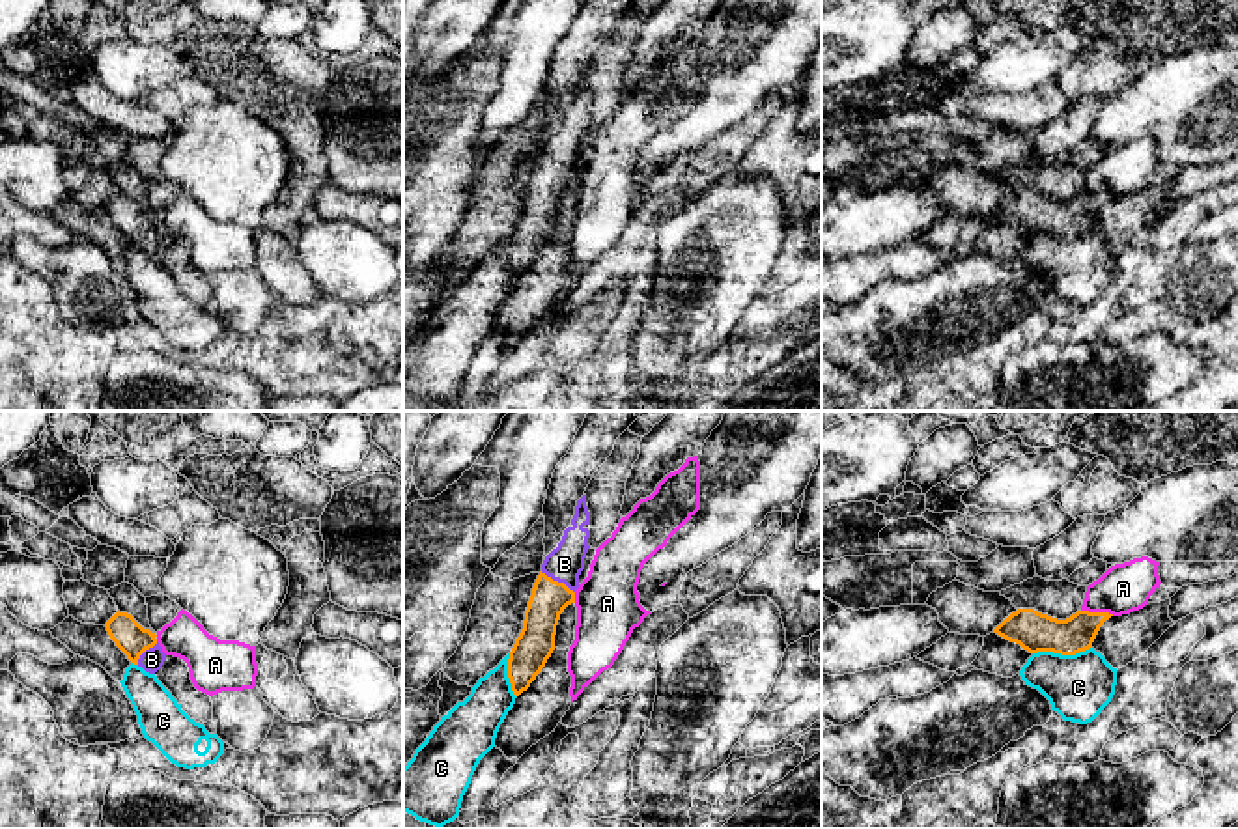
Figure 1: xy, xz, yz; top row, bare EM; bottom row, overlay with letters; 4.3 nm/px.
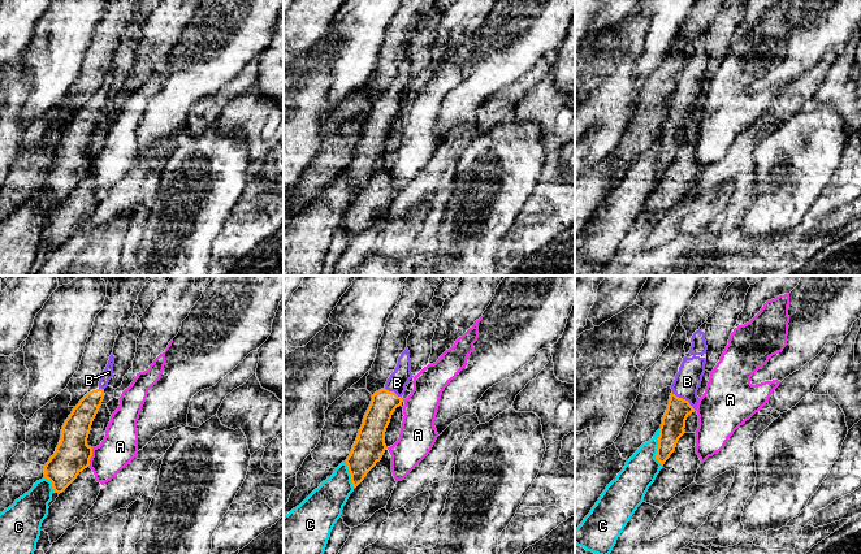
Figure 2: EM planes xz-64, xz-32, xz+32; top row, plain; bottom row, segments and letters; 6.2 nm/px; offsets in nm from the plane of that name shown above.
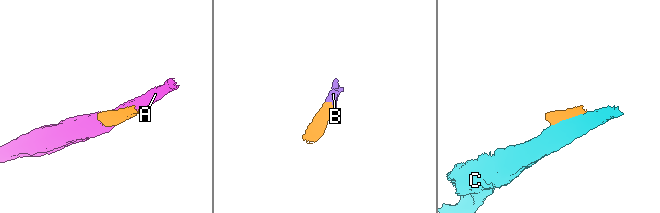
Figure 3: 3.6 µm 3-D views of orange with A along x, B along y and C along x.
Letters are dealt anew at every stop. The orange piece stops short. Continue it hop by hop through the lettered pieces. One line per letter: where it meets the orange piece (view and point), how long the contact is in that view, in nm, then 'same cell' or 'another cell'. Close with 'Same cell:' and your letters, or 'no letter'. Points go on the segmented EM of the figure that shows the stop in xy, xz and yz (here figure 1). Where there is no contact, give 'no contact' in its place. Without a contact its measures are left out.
A: yz (1098, 613) | 150 nm | another cell
B: xz (557, 581) | 180 nm | same cell
C: yz (1061, 654) | 260 nm | another cell
Same cell: B

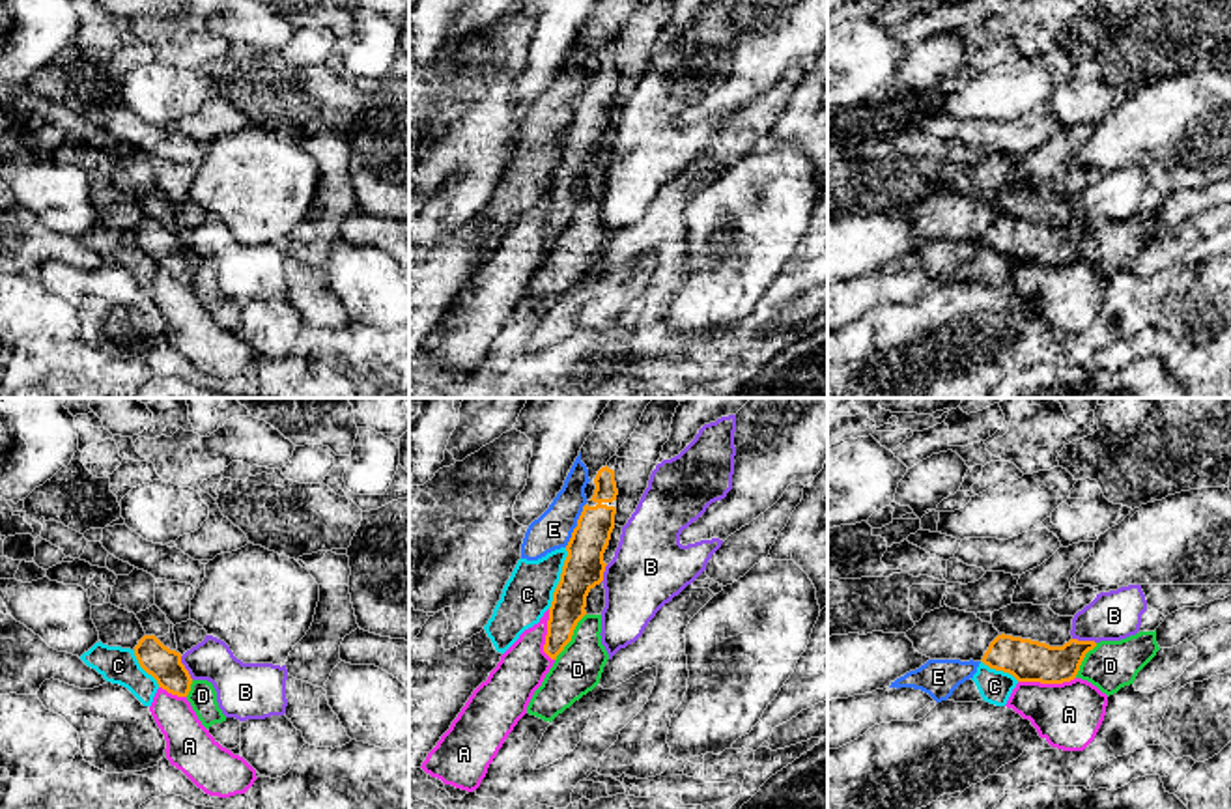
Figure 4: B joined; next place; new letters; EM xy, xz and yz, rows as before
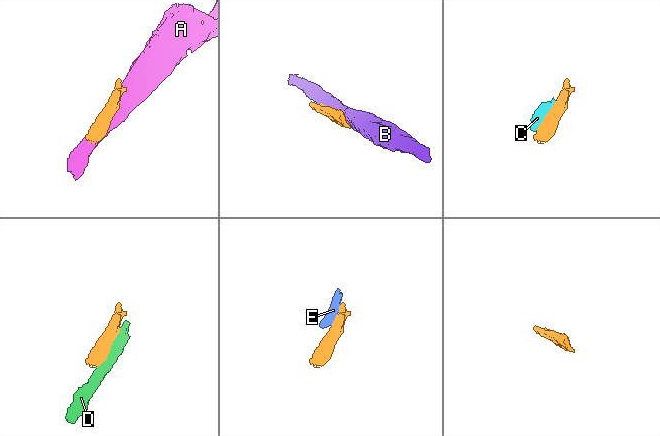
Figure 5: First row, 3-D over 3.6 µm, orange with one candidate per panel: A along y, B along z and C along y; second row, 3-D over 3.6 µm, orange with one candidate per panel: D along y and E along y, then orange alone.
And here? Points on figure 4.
A: yz (1047, 682) | 240 nm | another cell
B: xy (183, 667) | 120 nm | another cell
C: xz (561, 578) | 280 nm | another cell
D: xz (570, 638) | 240 nm | another cell
E: xz (578, 525) | 220 nm | another cell
Same cell: no letter

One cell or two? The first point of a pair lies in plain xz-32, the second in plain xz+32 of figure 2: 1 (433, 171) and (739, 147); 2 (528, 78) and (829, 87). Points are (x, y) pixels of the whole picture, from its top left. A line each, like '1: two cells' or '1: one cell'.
1: one cell
2: two cells

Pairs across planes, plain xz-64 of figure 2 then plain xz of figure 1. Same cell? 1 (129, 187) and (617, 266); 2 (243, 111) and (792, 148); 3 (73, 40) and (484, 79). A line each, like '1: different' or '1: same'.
1: same
2: same
3: different

